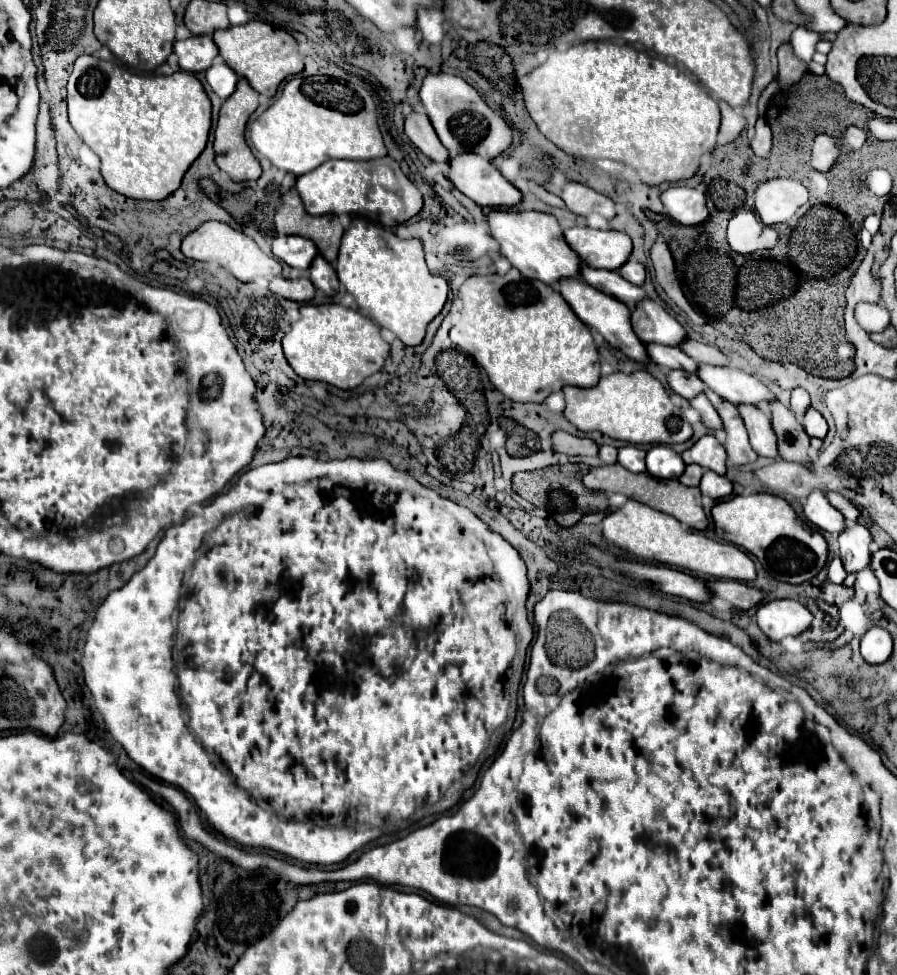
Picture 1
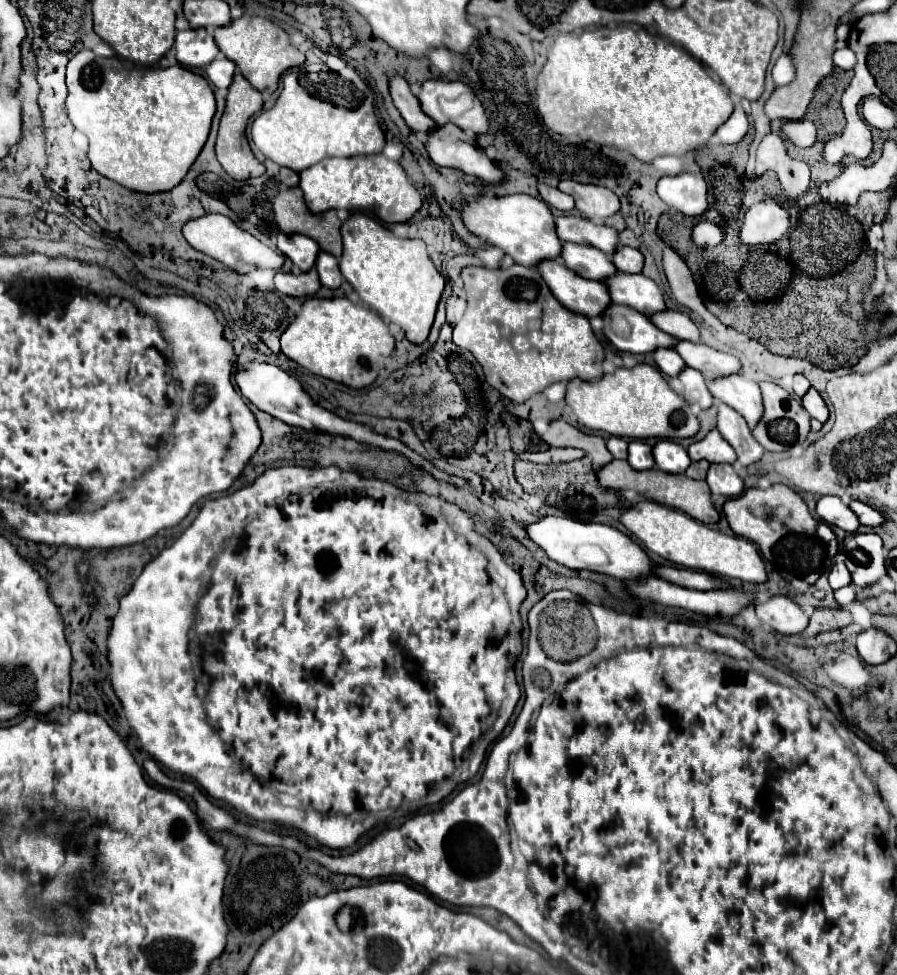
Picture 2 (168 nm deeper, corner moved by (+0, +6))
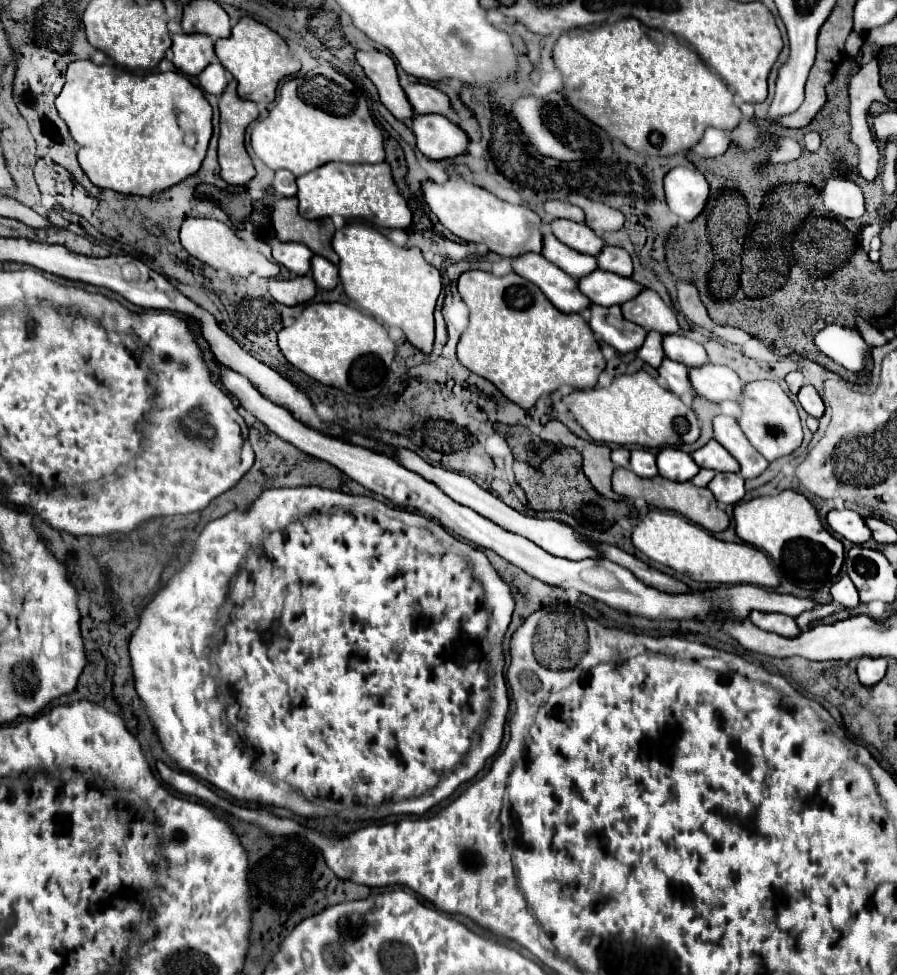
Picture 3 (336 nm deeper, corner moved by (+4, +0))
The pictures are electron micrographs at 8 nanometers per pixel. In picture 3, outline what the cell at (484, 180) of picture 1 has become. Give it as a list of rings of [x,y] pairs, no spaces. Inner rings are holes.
[[[439,114],[415,116],[409,124],[417,138],[417,148],[431,160],[445,160],[467,154],[469,138],[451,120]]]

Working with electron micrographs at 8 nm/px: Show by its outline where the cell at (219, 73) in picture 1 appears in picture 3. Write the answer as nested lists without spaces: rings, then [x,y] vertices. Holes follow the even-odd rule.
[[[213,60],[201,74],[199,74],[199,84],[205,92],[221,96],[225,86],[229,82],[229,72],[221,66],[219,60]]]

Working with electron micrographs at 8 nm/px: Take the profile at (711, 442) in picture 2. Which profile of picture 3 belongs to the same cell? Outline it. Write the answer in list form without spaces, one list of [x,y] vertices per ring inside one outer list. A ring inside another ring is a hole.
[[[709,440],[691,456],[699,464],[699,468],[711,468],[717,472],[739,472],[739,464],[735,462],[735,458],[715,440]]]

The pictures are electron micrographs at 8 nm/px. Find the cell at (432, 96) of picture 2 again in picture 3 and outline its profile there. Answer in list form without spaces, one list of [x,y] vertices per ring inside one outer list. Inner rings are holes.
[[[409,84],[405,88],[405,94],[415,110],[415,114],[441,114],[441,116],[449,116],[451,102],[447,98],[447,94],[443,94],[441,90],[437,90],[431,84]]]

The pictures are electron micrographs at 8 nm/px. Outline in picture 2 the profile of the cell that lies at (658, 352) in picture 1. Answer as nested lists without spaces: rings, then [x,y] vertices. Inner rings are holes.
[[[611,302],[601,318],[605,322],[603,334],[621,352],[645,354],[655,348],[671,348],[675,344],[675,340],[669,334],[663,334],[663,330],[659,330],[645,314],[639,314],[627,306]]]

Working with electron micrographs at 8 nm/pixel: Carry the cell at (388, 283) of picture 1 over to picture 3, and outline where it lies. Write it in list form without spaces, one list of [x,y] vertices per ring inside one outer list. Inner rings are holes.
[[[349,222],[333,236],[333,250],[339,256],[339,276],[347,296],[369,310],[387,326],[403,330],[407,340],[421,352],[431,354],[435,324],[433,310],[441,292],[441,274],[425,262],[419,248],[399,248],[379,230]]]

